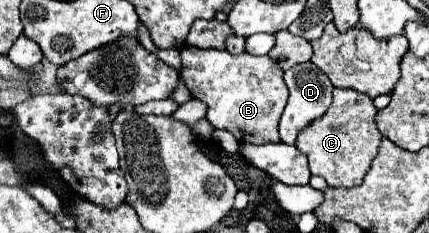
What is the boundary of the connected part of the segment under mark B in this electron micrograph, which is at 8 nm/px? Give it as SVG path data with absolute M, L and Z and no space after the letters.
M184 46L180 50L182 54L182 78L192 92L194 98L202 100L208 106L206 118L214 128L224 128L236 136L238 142L244 144L268 144L268 142L280 142L278 136L278 122L282 116L282 110L288 102L288 88L284 84L284 70L268 56L254 56L248 52L242 52L240 56L232 56L228 50L202 50L194 46Z

